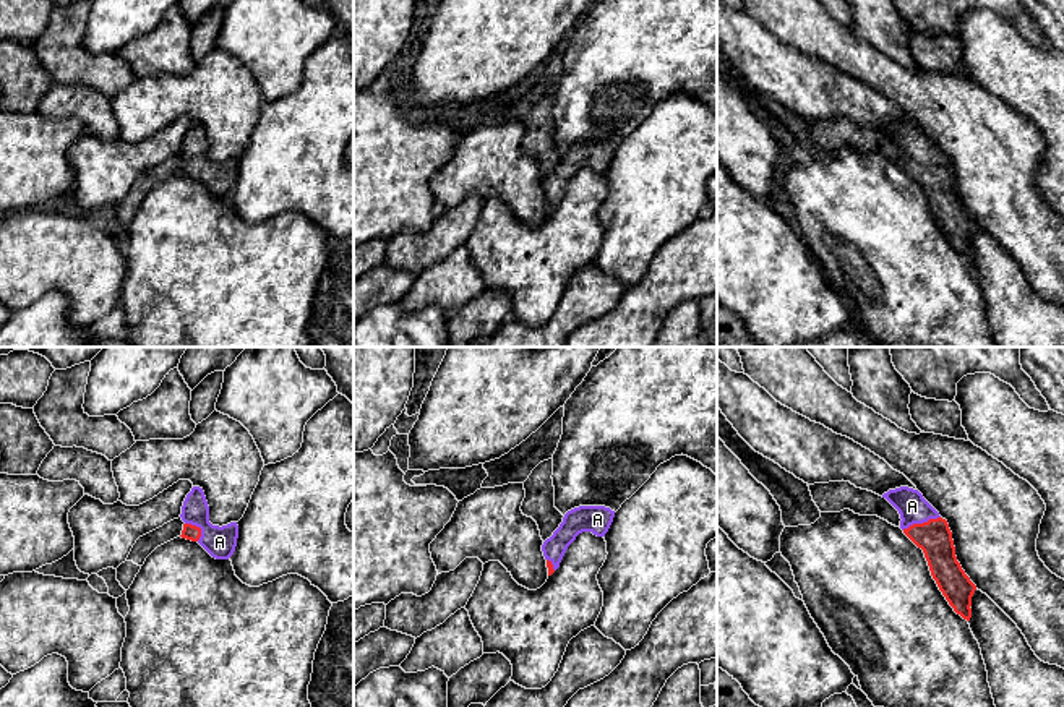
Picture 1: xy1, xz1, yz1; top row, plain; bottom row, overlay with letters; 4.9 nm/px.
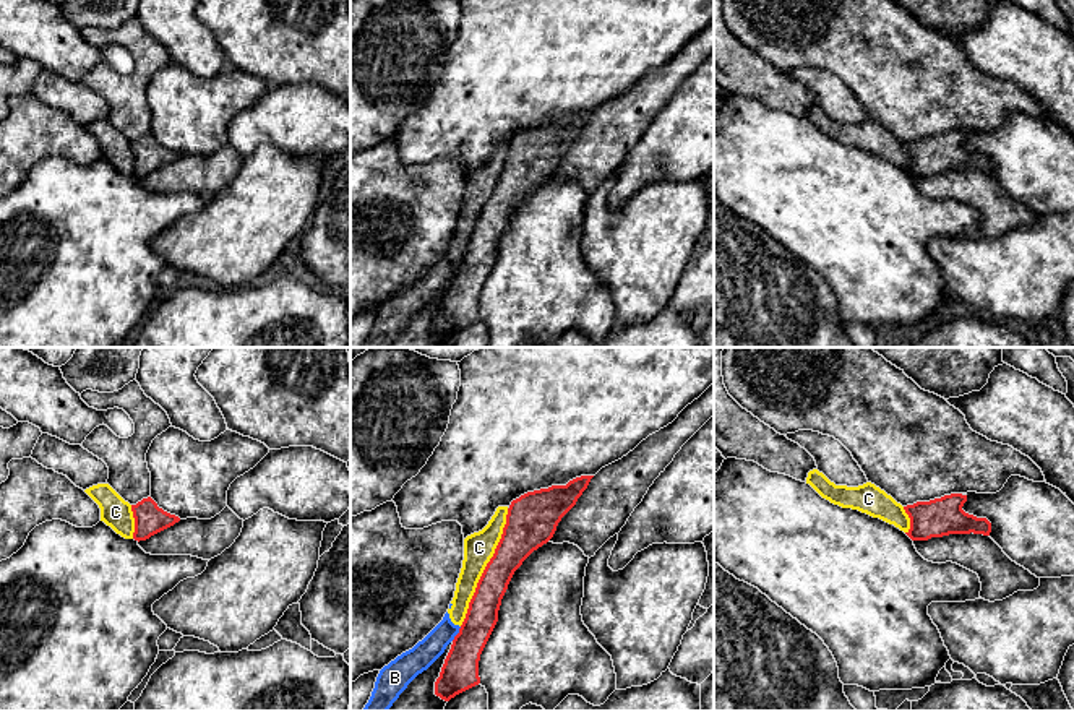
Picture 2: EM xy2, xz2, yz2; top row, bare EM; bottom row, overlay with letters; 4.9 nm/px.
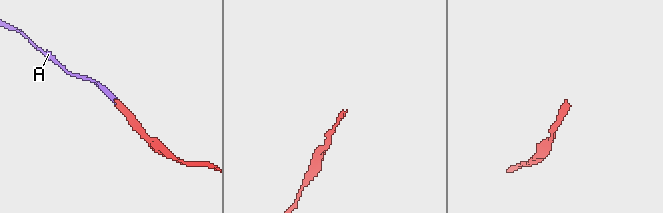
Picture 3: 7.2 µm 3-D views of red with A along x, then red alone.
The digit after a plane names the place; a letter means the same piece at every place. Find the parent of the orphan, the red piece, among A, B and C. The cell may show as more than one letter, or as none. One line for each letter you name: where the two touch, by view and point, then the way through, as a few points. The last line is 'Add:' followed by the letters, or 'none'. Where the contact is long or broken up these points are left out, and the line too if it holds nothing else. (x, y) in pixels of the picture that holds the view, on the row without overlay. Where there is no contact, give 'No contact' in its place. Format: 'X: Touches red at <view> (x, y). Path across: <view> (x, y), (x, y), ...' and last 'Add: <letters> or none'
A: Touches red at yz1 (920, 161). Path across: yz1 (935, 174), (920, 161), (912, 143)
Add: A

